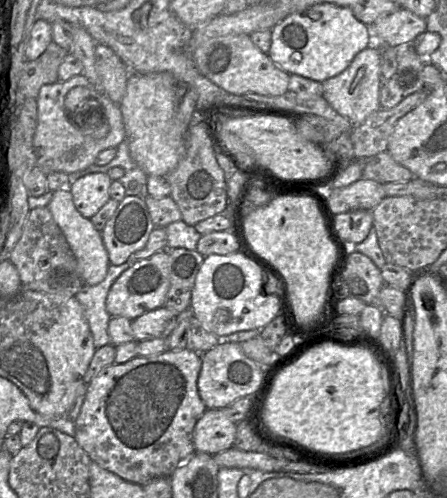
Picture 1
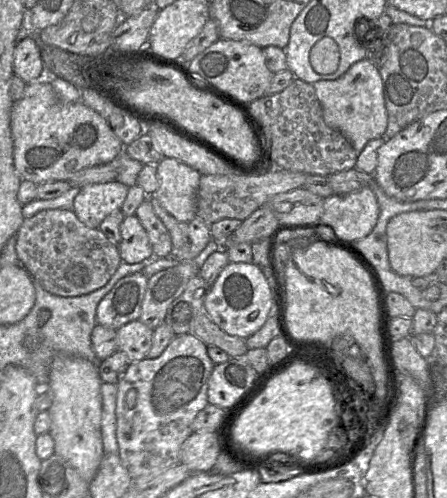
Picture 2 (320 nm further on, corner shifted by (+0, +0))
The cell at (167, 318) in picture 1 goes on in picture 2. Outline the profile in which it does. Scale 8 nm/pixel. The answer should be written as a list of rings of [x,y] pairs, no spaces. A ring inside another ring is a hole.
[[[134,320],[117,329],[116,332],[118,351],[124,352],[130,363],[146,358],[152,346],[152,329],[139,320]]]

